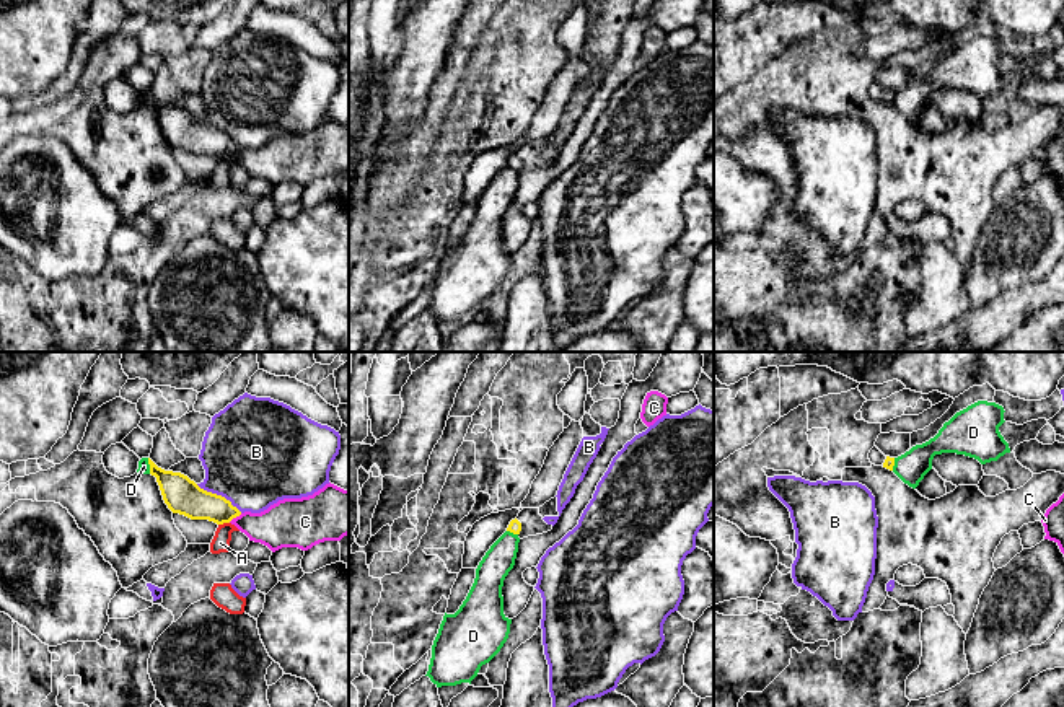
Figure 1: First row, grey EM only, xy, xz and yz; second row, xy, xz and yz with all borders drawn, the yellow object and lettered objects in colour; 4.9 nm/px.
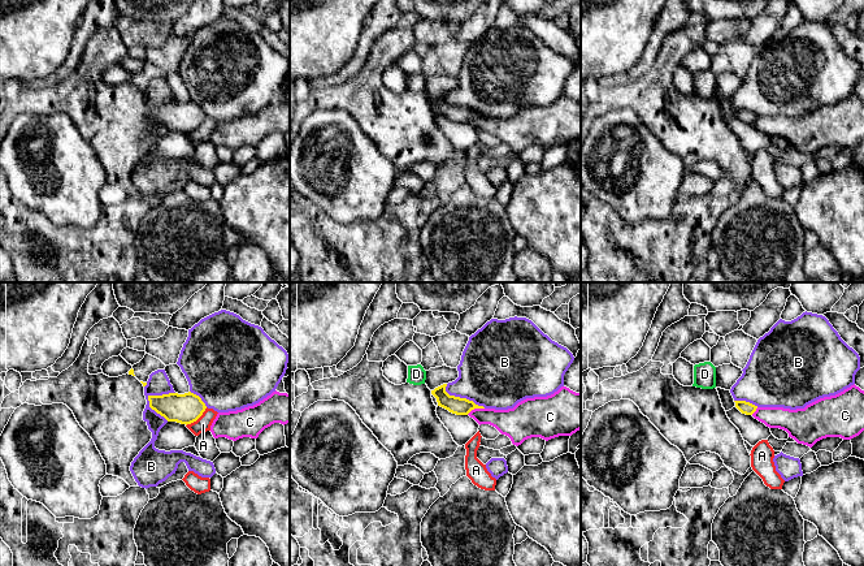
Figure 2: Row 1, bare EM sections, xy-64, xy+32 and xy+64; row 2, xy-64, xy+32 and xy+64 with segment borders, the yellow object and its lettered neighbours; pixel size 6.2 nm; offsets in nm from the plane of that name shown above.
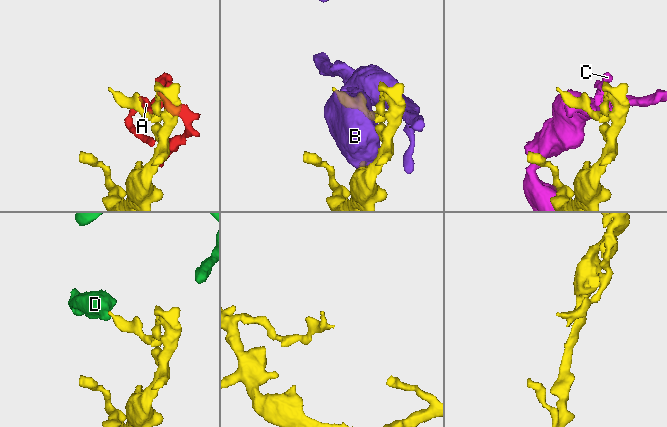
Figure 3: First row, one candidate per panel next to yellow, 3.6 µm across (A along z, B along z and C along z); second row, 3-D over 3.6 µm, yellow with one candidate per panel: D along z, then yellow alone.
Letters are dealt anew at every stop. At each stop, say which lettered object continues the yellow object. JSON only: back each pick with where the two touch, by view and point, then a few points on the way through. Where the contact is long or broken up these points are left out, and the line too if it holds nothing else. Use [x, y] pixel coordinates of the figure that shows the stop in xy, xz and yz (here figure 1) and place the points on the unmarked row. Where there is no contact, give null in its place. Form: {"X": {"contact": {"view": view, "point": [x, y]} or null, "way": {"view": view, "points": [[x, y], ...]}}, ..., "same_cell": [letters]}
{"same_cell": []}

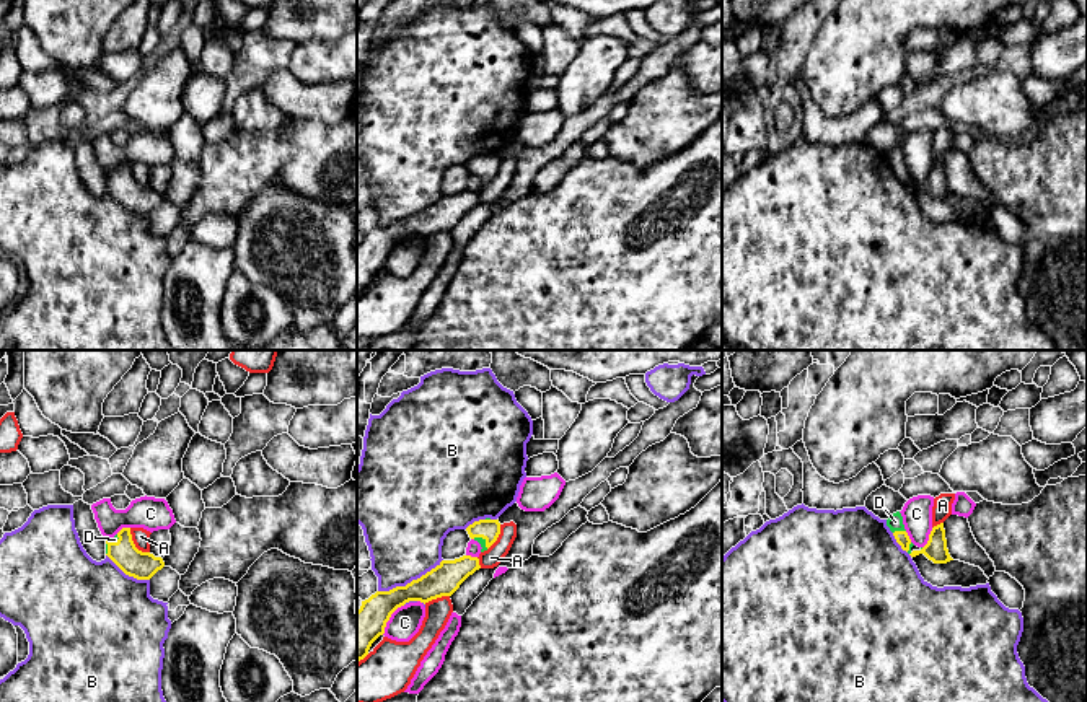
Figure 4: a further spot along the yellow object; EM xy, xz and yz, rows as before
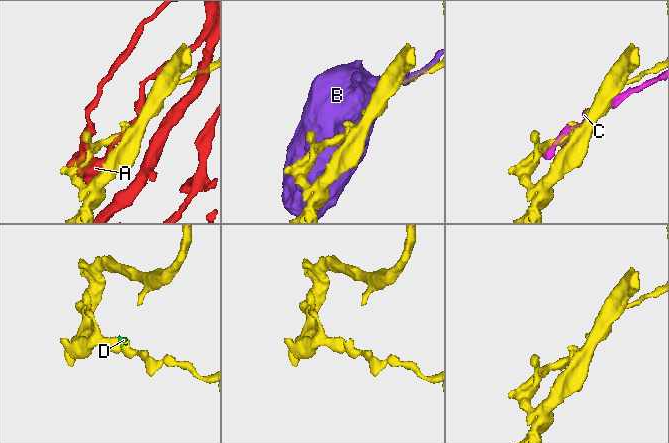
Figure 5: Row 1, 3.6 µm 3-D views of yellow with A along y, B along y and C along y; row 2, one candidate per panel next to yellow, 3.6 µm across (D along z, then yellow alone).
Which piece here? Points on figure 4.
{"D": {"contact": {"view": "yz", "point": [898, 166]}, "way": {"view": "yz", "points": [[902, 173], [898, 166], [895, 157]]}}, "same_cell": ["D"]}

